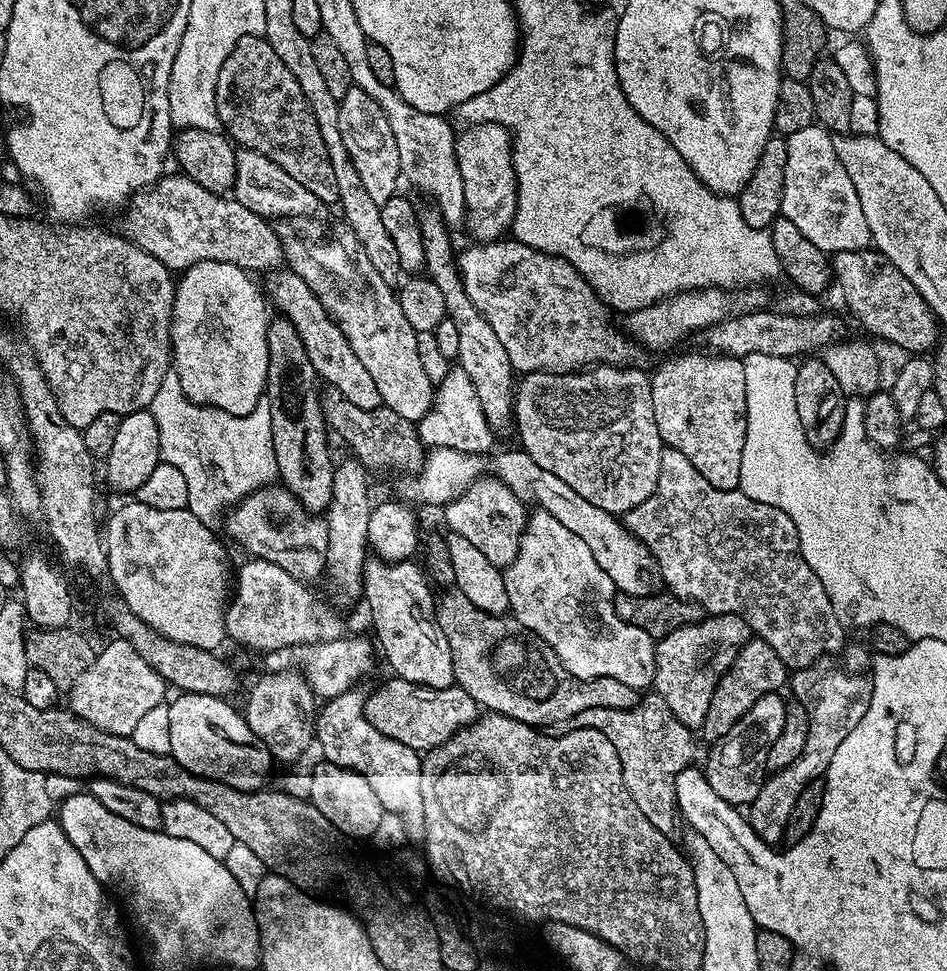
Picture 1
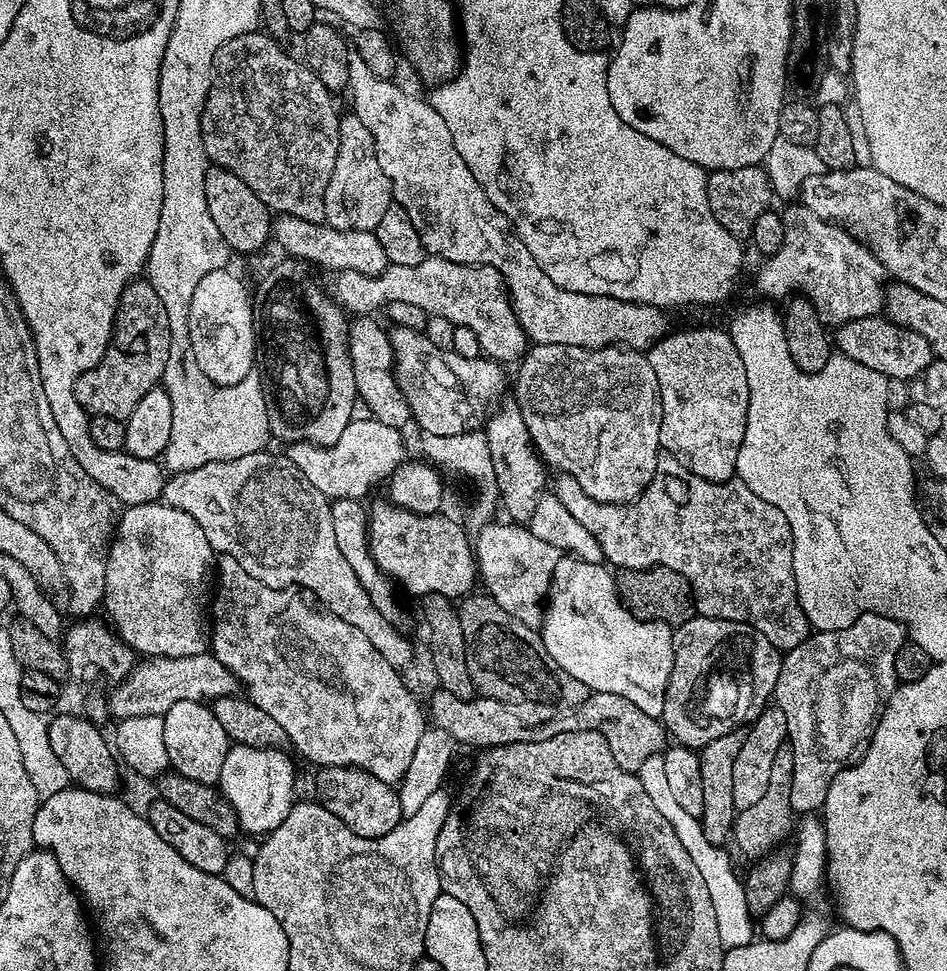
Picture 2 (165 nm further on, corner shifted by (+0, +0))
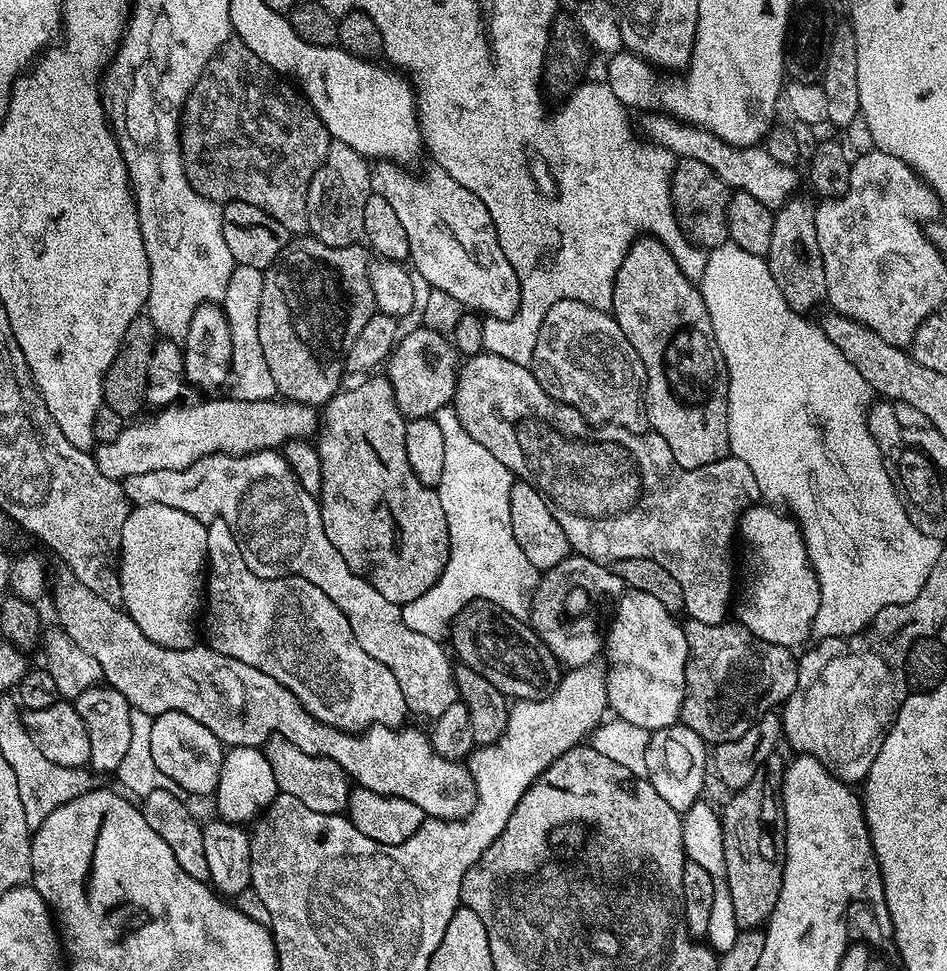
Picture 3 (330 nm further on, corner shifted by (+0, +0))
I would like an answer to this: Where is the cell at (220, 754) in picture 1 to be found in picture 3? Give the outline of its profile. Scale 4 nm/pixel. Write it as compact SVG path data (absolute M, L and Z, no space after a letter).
M167 712L155 717L150 730L150 751L158 770L162 770L181 793L208 797L215 793L226 748L212 731L202 726L202 722L194 722L190 714Z

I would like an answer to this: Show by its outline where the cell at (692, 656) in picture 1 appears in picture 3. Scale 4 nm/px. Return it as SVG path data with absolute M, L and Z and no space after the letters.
M688 618L683 626L688 665L679 723L694 730L709 745L742 738L750 726L767 712L779 709L794 694L800 665L793 649L759 640L739 622L707 624Z

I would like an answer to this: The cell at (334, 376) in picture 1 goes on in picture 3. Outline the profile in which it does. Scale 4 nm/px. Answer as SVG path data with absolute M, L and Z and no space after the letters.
M417 326L413 332L405 331L396 341L386 361L386 375L404 417L408 420L435 417L438 409L449 407L456 395L458 353L445 333Z

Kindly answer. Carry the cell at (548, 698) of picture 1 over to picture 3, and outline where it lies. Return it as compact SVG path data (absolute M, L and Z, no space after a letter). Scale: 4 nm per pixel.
M475 600L474 603L466 605L452 620L451 640L457 654L460 655L459 663L463 667L482 674L486 682L498 686L498 690L502 690L502 694L513 701L544 700L560 682L561 665L553 656L552 651L540 641L539 634L521 617L511 616L509 612L502 610L499 604L491 600Z

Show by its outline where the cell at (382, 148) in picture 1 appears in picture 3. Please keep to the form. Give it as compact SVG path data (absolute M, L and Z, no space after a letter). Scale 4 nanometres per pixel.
M332 140L322 166L318 166L318 174L314 174L310 182L306 198L308 232L338 250L360 244L366 222L366 202L373 194L374 172L366 157L346 146L346 142Z

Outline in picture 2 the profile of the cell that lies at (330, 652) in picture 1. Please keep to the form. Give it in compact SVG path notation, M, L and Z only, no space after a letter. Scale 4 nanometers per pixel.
M209 651L182 658L147 657L135 664L126 679L111 689L108 696L109 713L118 720L147 714L163 716L176 702L211 702L223 696L235 695L239 688L236 676Z

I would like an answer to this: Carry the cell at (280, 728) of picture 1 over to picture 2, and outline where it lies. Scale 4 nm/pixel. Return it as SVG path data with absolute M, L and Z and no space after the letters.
M232 744L226 754L226 762L222 762L222 770L218 781L219 795L227 800L234 814L237 816L239 831L249 832L255 838L263 837L269 832L273 832L290 814L296 796L296 768L292 765L287 754L283 752L283 747L273 746L270 748L255 748L245 744Z

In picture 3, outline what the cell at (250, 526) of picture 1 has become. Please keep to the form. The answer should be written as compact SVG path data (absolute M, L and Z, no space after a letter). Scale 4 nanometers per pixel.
M279 451L251 452L245 456L227 456L219 452L213 456L204 456L182 470L154 470L154 474L134 474L122 483L129 505L174 506L174 510L182 510L190 514L190 518L205 522L219 518L226 522L238 542L238 550L246 566L251 572L258 574L258 578L273 580L283 576L301 576L314 582L314 586L318 586L318 590L322 590L322 594L326 594L326 598L330 598L330 602L334 602L334 606L338 606L342 614L346 614L350 630L354 630L354 638L358 638L358 646L362 646L362 650L366 650L370 658L378 658L378 662L382 662L382 666L386 666L386 670L394 674L398 687L402 689L402 698L406 698L409 713L417 712L420 716L435 718L458 700L454 664L448 661L448 656L444 653L445 645L435 640L427 631L415 632L408 625L411 623L406 619L401 605L386 602L386 598L382 598L382 594L378 594L378 590L374 590L368 580L356 576L350 566L346 566L342 554L334 550L334 542L326 538L317 497L311 496L302 488L286 457Z

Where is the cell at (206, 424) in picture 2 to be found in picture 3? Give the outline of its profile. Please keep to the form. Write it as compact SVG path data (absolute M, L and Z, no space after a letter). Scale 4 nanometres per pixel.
M236 264L222 301L232 335L232 370L228 374L226 392L229 397L238 400L271 400L277 395L270 366L266 366L266 354L262 354L262 346L258 342L258 306L262 302L263 281L261 269Z

